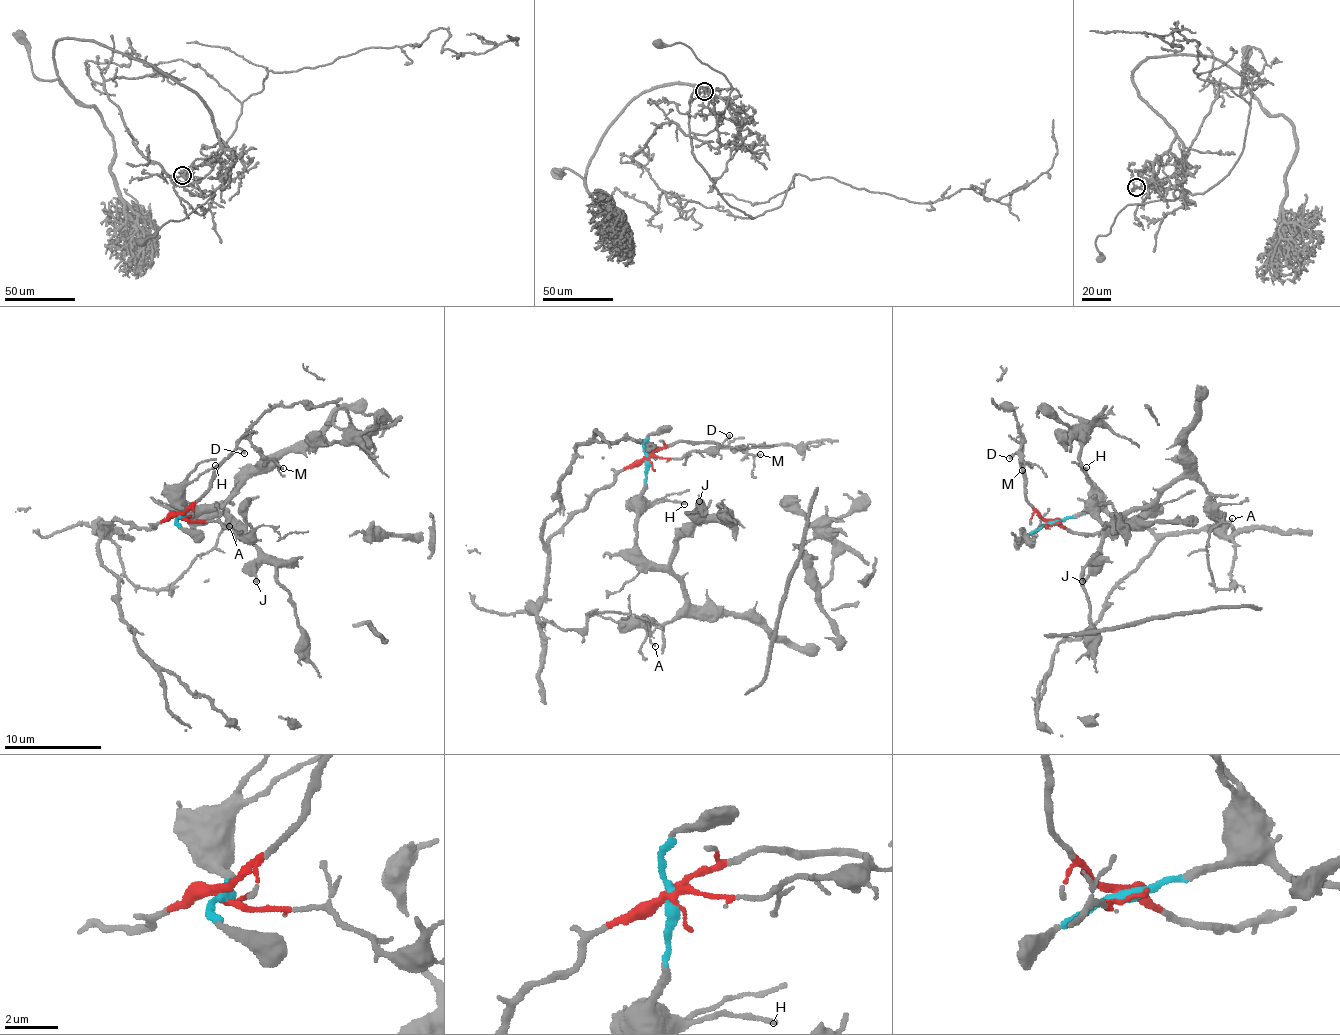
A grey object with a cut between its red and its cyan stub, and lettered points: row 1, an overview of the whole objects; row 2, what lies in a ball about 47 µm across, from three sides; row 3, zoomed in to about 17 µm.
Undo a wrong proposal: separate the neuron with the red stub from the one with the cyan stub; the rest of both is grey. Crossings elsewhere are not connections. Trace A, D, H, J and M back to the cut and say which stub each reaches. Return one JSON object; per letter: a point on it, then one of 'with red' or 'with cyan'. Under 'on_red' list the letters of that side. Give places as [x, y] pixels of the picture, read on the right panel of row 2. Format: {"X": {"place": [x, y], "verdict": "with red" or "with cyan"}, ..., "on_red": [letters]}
{"A": {"place": [1232, 518], "verdict": "with red"}, "D": {"place": [1009, 458], "verdict": "with red"}, "H": {"place": [1086, 467], "verdict": "with cyan"}, "J": {"place": [1082, 581], "verdict": "with cyan"}, "M": {"place": [1022, 470], "verdict": "with red"}, "on_red": ["A", "D", "M"]}

